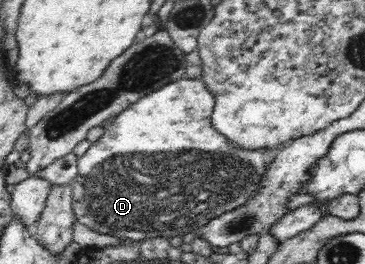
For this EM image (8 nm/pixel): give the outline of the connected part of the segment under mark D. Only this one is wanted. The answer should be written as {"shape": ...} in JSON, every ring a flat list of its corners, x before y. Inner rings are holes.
{"shape":[[182,78,147,94,119,113,114,122,105,127,104,134,91,143,85,154,78,157,78,172,71,182,76,221,92,230,129,240,158,236,171,238,194,232,210,222,211,218,242,206,258,190,260,178,267,166,264,154,272,158,274,150,247,151,217,133,210,125,213,108,214,95,206,89,201,78],[160,152,174,156,192,152,192,156,186,158,194,160,194,164,184,164,184,158,160,158]]}

